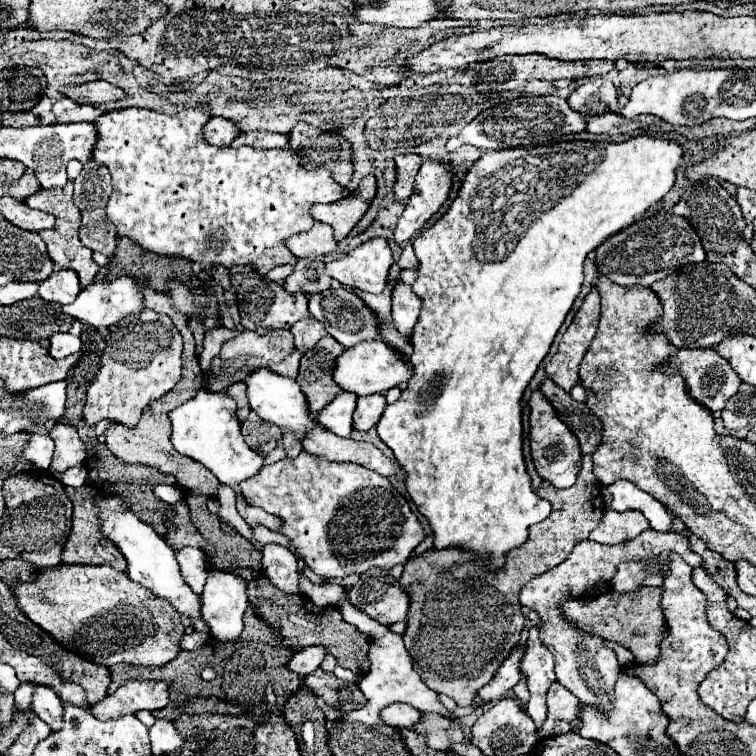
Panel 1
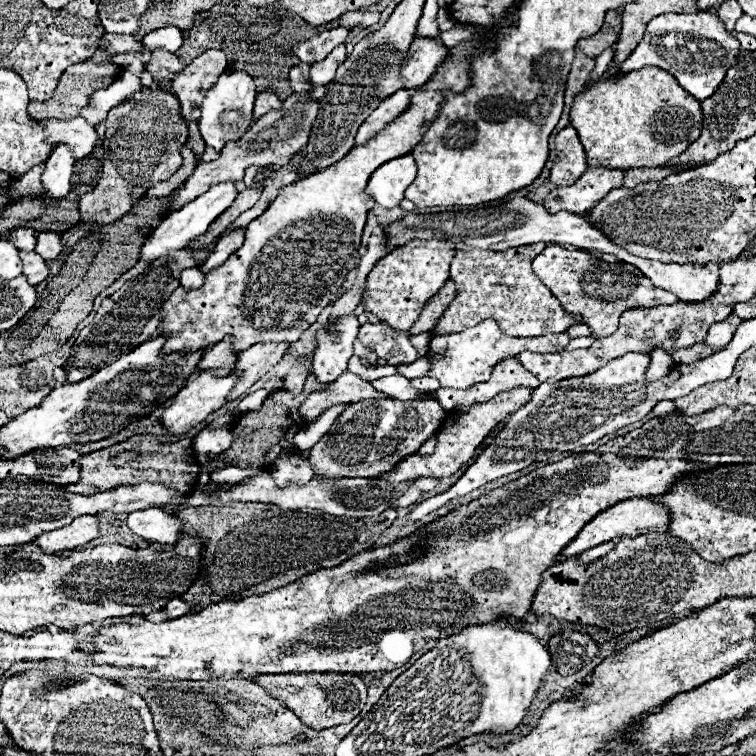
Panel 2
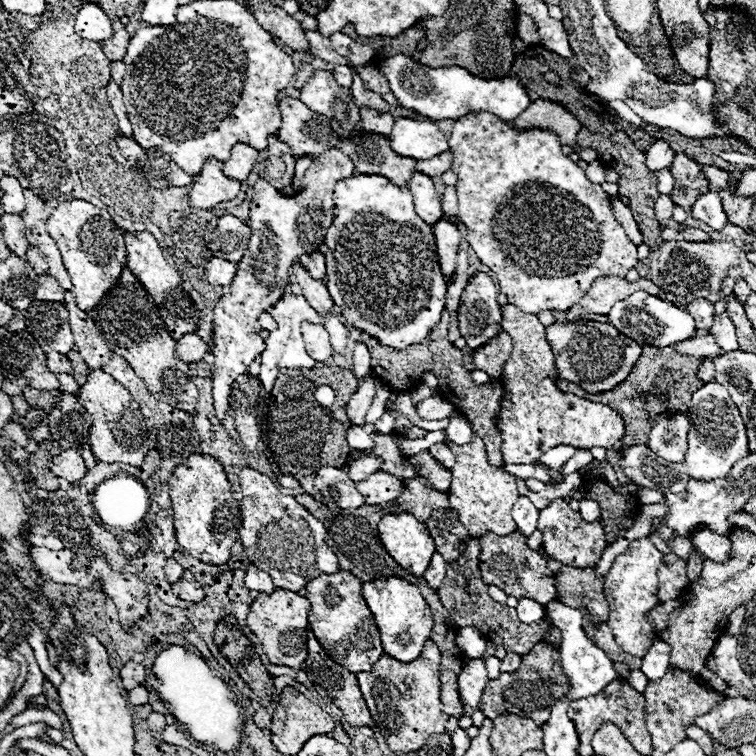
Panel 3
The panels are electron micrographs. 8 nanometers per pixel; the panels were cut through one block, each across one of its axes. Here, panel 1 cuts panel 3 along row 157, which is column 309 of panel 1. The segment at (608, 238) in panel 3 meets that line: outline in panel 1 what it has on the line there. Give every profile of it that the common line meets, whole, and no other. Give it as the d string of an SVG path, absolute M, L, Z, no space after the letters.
M302 450L296 458L286 456L276 464L264 466L258 476L244 480L240 486L252 506L260 506L268 514L284 520L280 532L292 540L296 554L306 560L308 568L326 578L360 574L372 566L392 568L394 564L404 564L426 536L408 500L390 484L390 480L360 464L328 462Z

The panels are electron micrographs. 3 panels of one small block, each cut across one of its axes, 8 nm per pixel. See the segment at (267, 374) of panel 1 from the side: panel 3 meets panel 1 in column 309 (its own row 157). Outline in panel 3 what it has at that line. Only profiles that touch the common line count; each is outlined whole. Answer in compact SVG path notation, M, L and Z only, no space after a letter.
M398 118L390 134L390 146L396 154L426 160L448 152L448 136L440 132L434 120Z

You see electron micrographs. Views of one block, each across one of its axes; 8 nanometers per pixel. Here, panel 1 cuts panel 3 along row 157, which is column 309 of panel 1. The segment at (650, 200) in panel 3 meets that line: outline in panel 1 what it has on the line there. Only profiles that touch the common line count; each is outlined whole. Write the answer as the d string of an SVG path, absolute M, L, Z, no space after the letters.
M240 568L236 574L244 576L248 580L248 602L256 608L256 612L270 624L274 626L282 636L286 648L306 648L306 646L326 646L332 656L338 658L338 664L342 668L348 668L356 674L366 674L370 670L370 658L368 658L368 648L372 644L370 636L360 632L356 626L348 624L342 618L340 608L336 606L316 606L312 600L304 594L288 594L278 590L274 584L268 582L268 576L262 572L254 572L252 568Z

